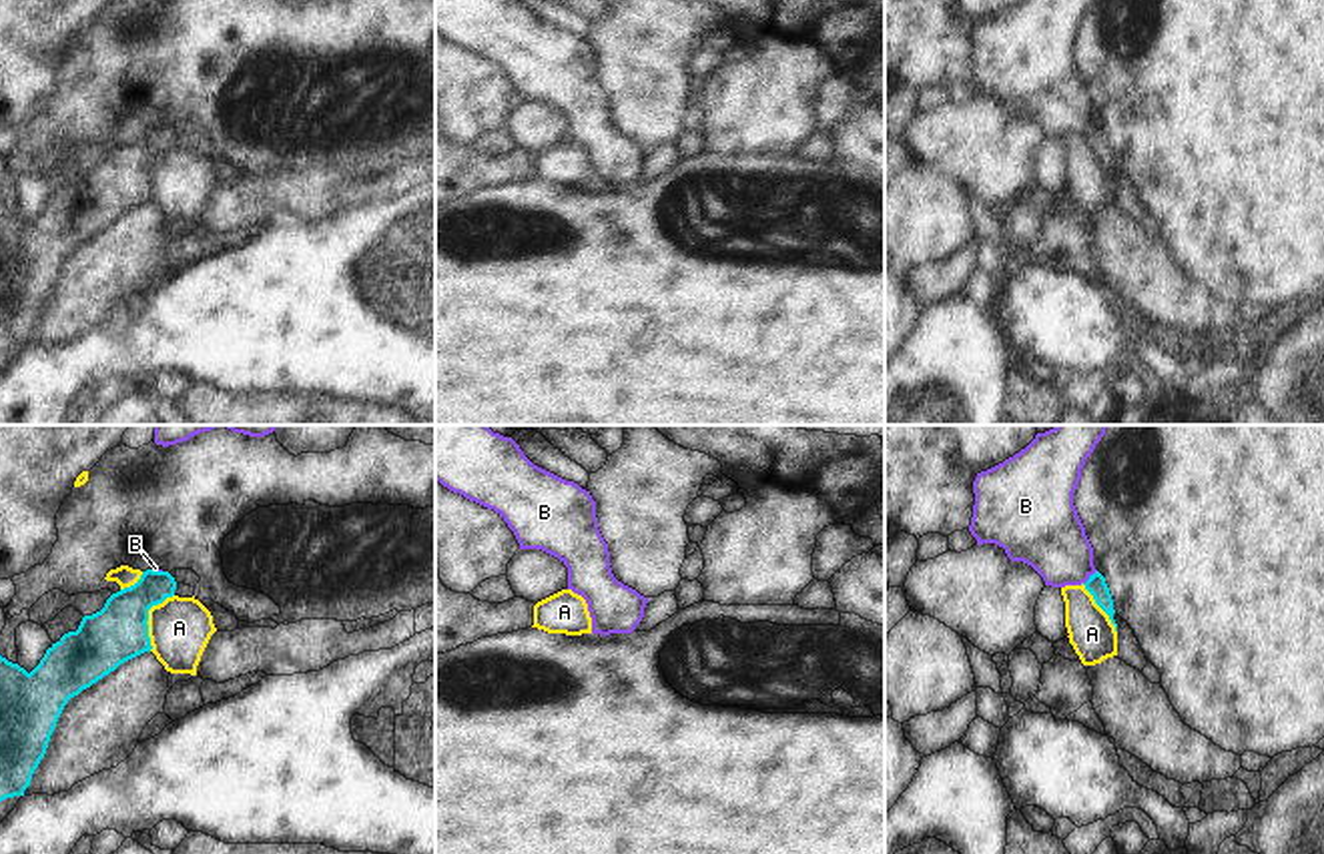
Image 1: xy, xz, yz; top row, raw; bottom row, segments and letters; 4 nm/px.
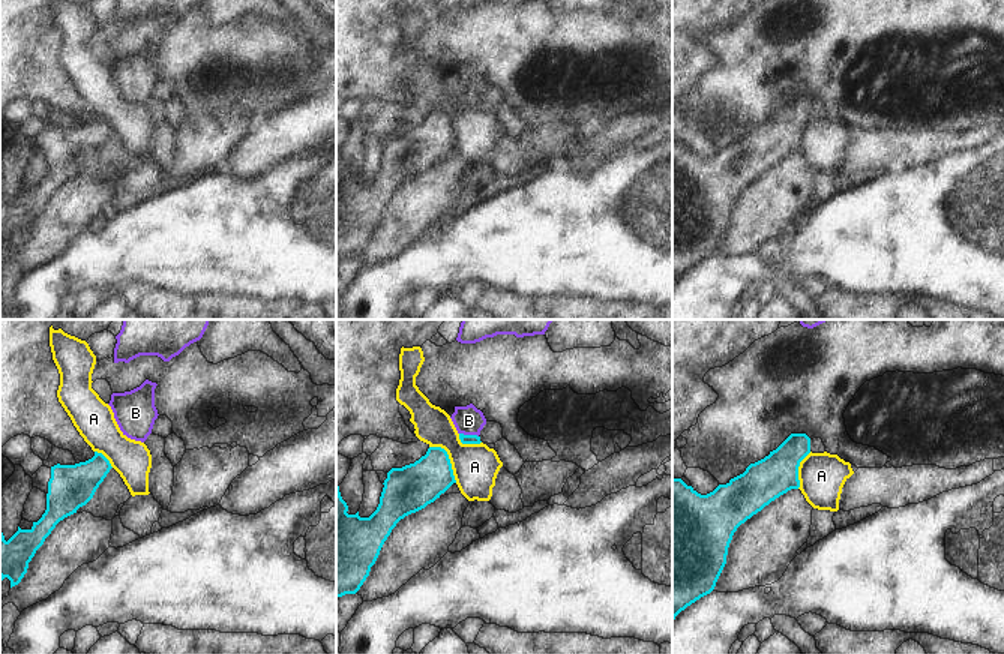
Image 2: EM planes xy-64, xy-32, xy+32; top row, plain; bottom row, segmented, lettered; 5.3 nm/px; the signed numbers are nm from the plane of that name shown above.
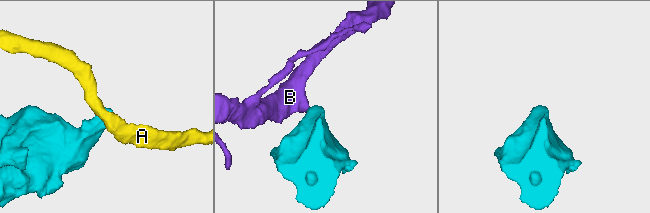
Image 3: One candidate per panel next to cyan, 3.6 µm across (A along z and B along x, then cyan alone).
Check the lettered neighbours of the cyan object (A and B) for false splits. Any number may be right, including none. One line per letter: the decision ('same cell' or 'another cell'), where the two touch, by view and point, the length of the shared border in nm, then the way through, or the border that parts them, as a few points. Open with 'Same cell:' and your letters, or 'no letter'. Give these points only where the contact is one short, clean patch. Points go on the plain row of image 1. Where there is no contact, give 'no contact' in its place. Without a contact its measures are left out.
Same cell: B
A: another cell | xy (147, 169) | 260 nm | along xy (173, 145), (149, 161), (149, 201)
B: same cell | yz (1090, 129) | 80 nm | across yz (1096, 135), (1090, 129), (1046, 85)

